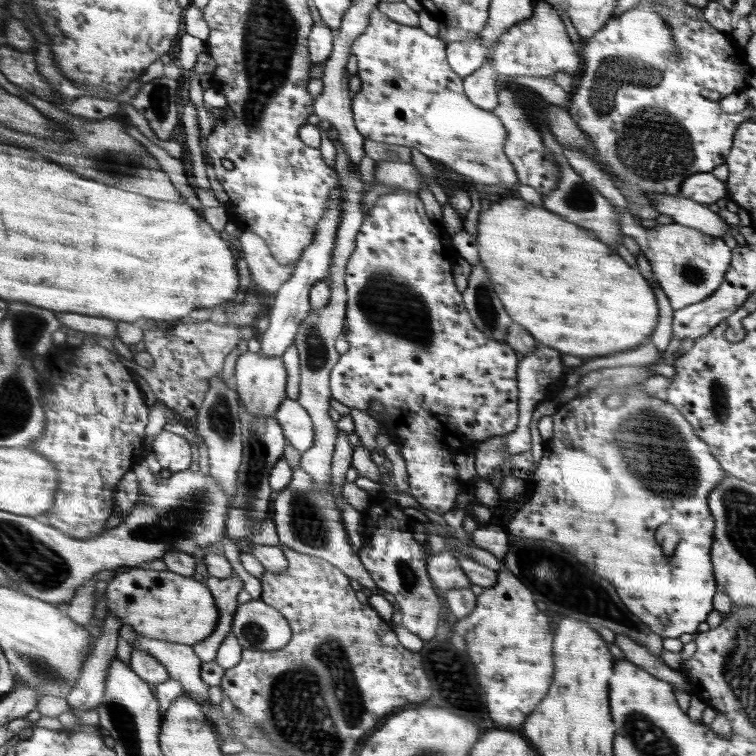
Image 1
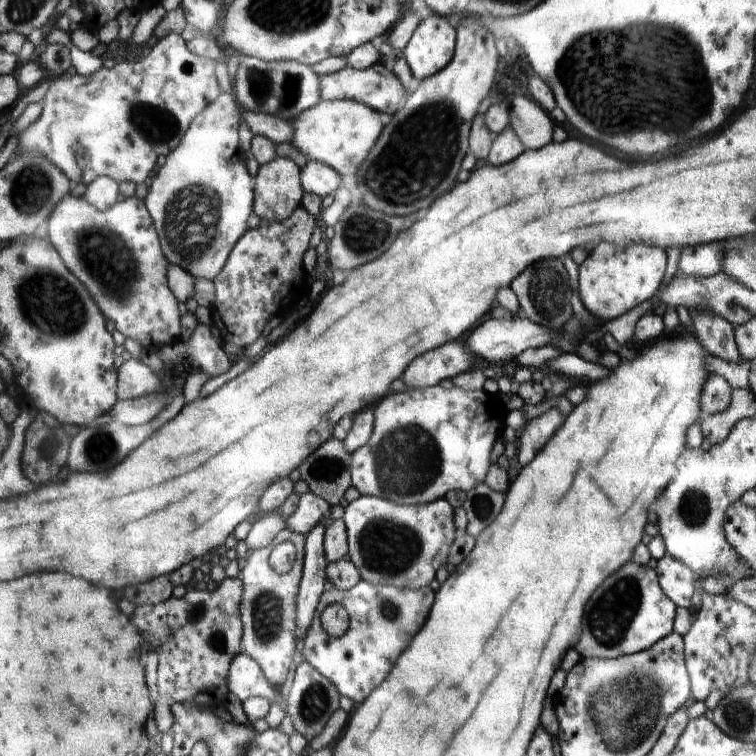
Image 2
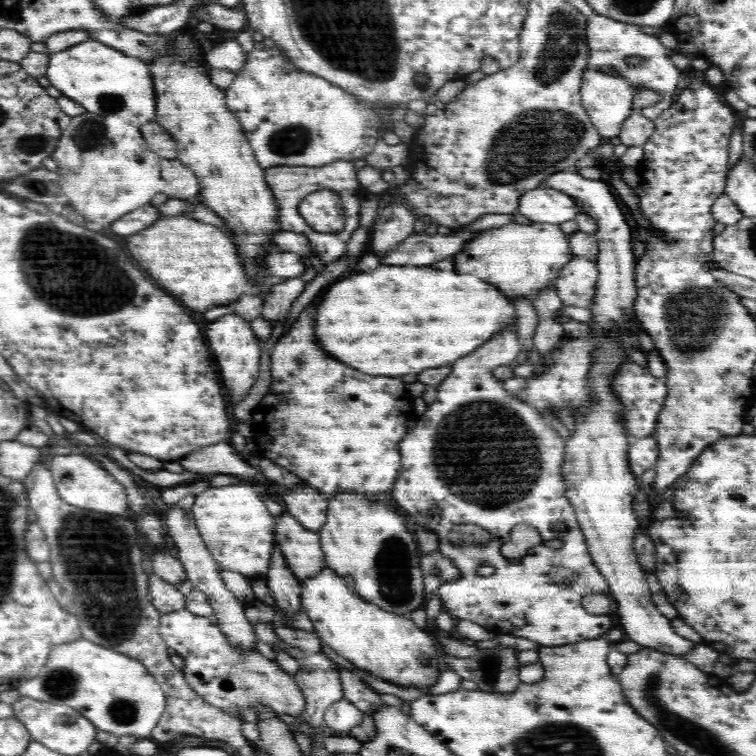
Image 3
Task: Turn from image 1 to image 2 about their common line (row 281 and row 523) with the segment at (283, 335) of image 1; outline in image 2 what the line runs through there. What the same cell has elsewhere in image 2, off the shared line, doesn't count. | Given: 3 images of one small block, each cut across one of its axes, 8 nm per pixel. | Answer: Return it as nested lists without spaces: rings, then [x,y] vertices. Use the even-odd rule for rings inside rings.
[[[307,492],[301,496],[299,508],[297,512],[287,520],[287,528],[297,532],[297,534],[305,534],[309,536],[309,532],[319,526],[319,524],[333,524],[333,516],[331,516],[331,508],[333,504],[327,502],[325,498],[321,498],[315,492]]]

